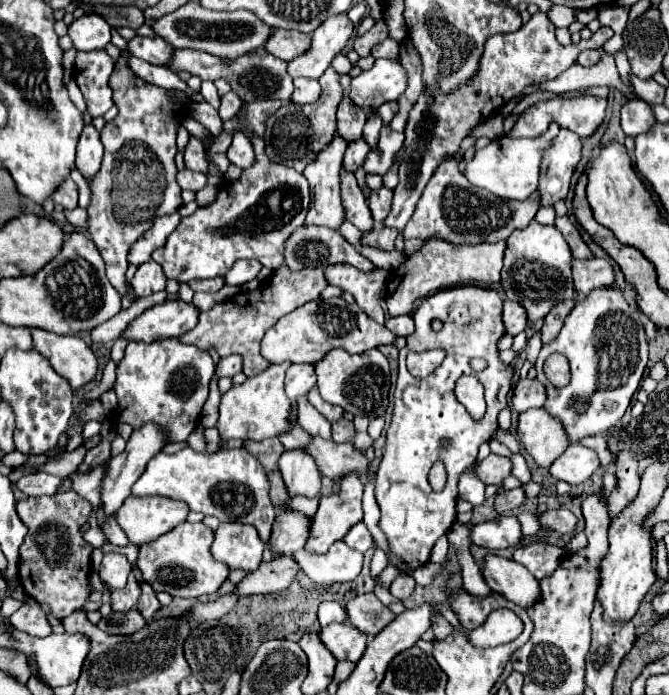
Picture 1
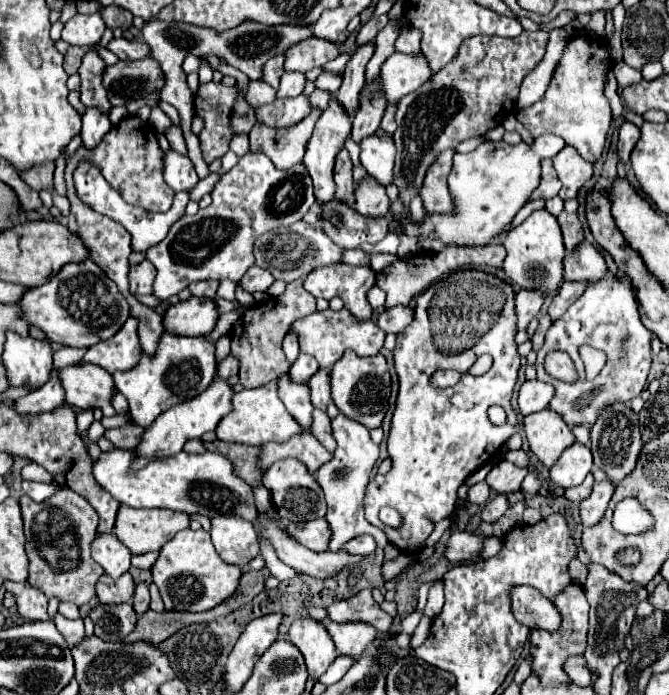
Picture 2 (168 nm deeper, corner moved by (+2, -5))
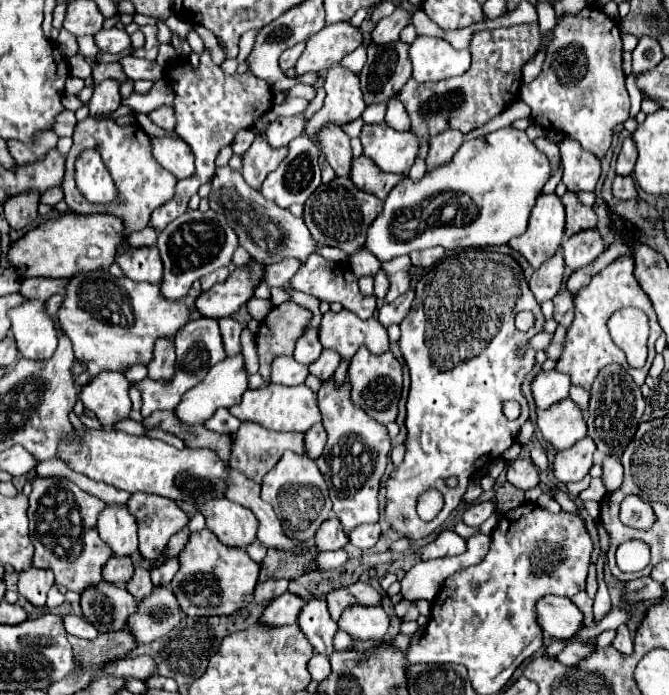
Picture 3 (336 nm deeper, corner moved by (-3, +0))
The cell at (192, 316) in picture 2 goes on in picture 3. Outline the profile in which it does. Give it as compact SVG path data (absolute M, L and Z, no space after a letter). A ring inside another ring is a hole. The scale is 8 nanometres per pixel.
M252 263L248 269L236 269L224 283L210 287L196 297L196 311L202 317L224 319L232 317L250 297L254 287L262 281L262 267Z

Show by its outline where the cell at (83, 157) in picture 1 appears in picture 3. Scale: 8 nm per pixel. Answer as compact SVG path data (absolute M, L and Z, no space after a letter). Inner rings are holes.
M104 81L104 83L96 85L94 95L88 101L90 117L104 119L104 117L112 115L120 107L120 93L118 93L118 89L120 89L120 85L116 85L116 81Z

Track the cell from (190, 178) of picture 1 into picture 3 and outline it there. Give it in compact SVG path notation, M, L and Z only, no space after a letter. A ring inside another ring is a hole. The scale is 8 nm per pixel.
M152 137L152 155L176 179L188 179L194 173L194 157L188 143L174 137Z

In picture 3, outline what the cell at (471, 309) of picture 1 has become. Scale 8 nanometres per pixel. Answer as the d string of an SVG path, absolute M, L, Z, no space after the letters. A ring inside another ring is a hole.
M484 251L456 253L440 261L440 265L428 269L428 273L418 279L414 305L408 317L400 323L400 351L406 359L412 379L406 401L406 457L402 465L394 467L386 479L384 515L396 533L410 539L422 539L436 531L458 507L472 473L488 465L492 459L500 457L516 441L520 427L528 419L528 405L520 385L524 381L524 375L534 365L534 351L528 349L518 355L518 347L526 345L532 335L542 331L542 323L544 317L540 305L532 297L532 291L528 289L528 281L522 277L520 265L508 255ZM520 311L534 313L536 325L530 331L518 331L514 327L514 317ZM506 399L514 399L522 407L522 413L516 421L508 421L502 415L502 401ZM452 475L458 477L458 487L444 489L444 479ZM428 489L436 489L444 495L444 509L430 523L420 521L420 517L416 515L418 497Z

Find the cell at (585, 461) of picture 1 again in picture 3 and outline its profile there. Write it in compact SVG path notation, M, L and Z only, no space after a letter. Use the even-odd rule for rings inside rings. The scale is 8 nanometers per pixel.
M588 435L580 439L576 445L572 445L568 451L558 451L552 465L556 479L562 483L582 481L592 467L594 451L596 451L596 445Z

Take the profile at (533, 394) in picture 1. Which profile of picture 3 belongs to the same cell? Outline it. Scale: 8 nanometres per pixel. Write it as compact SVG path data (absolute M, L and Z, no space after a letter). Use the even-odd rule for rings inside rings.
M540 371L532 381L532 397L538 409L548 409L550 405L568 397L570 379L558 371Z

